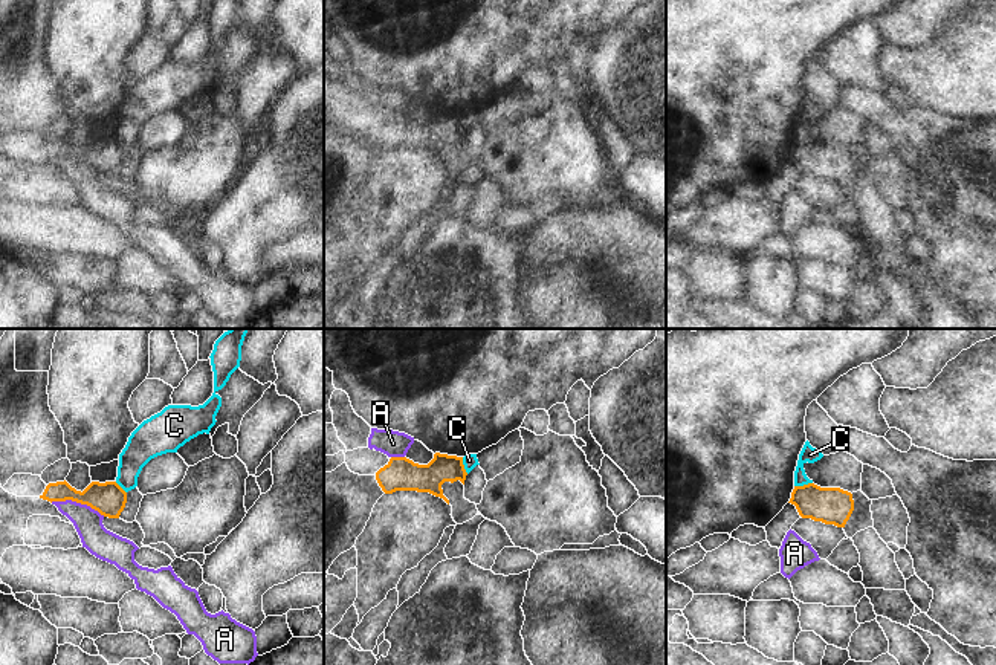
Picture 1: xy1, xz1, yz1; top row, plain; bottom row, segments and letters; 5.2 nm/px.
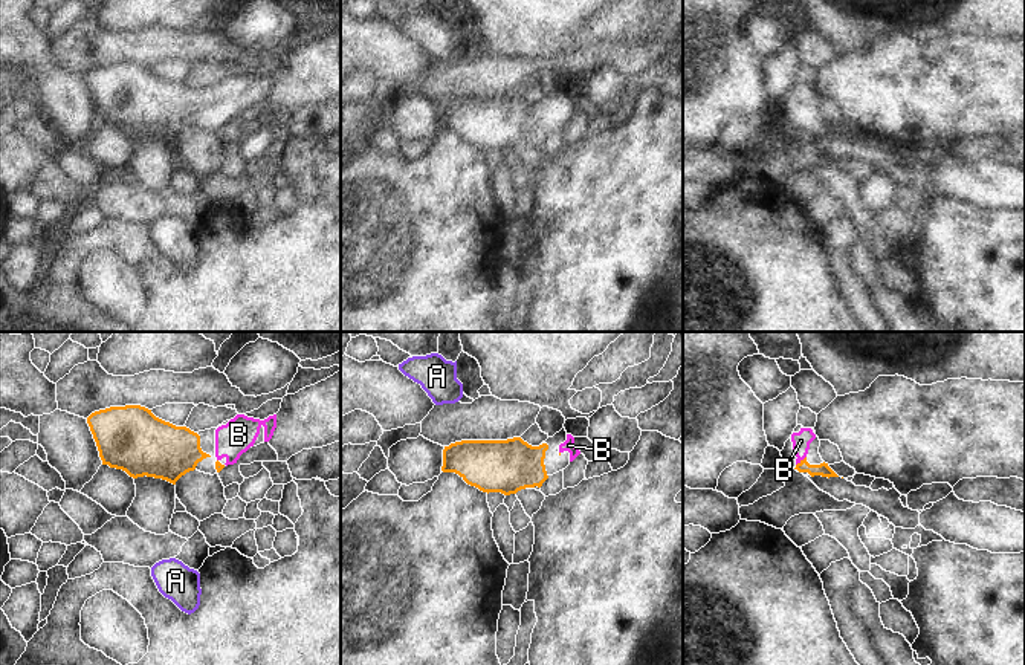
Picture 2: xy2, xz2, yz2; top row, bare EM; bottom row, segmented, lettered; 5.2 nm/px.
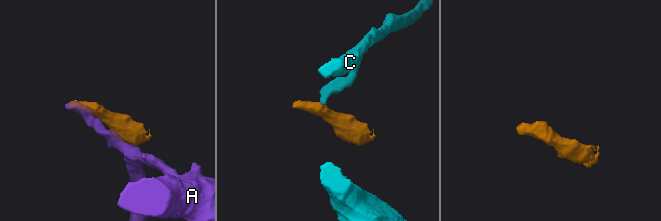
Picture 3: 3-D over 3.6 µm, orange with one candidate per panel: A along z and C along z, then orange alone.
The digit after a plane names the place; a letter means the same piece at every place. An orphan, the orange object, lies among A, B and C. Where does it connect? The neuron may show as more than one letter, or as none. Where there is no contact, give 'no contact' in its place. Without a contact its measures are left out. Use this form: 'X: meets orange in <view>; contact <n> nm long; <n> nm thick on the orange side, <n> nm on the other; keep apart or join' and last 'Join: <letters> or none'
A: meets orange in xy1; contact 300 nm long; 180 nm thick on the orange side, 150 nm on the other; keep apart
B: meets orange in yz2; contact 80 nm long; 70 nm thick on the orange side, 100 nm on the other; join
C: meets orange in yz1; contact 100 nm long; 190 nm thick on the orange side, 90 nm on the other; keep apart
Join: B

